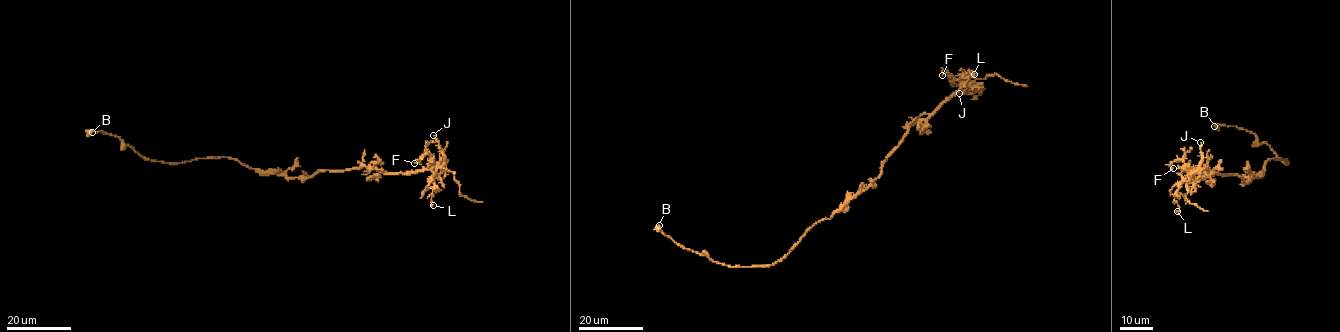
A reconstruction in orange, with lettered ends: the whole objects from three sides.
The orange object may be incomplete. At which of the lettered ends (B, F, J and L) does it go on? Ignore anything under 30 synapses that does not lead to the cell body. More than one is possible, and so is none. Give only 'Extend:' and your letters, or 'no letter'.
Extend: no letter

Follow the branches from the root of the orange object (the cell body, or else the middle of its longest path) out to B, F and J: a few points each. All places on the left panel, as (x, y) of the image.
B: (283, 174), (261, 173), (229, 157), (180, 163), (146, 160), (119, 137), (92, 132)
F: (283, 174), (307, 178), (318, 171), (363, 166), (416, 173), (428, 167), (431, 157), (423, 154), (414, 163)
J: (283, 174), (307, 178), (318, 171), (345, 171), (363, 166), (388, 173), (441, 168), (443, 153), (433, 135)

